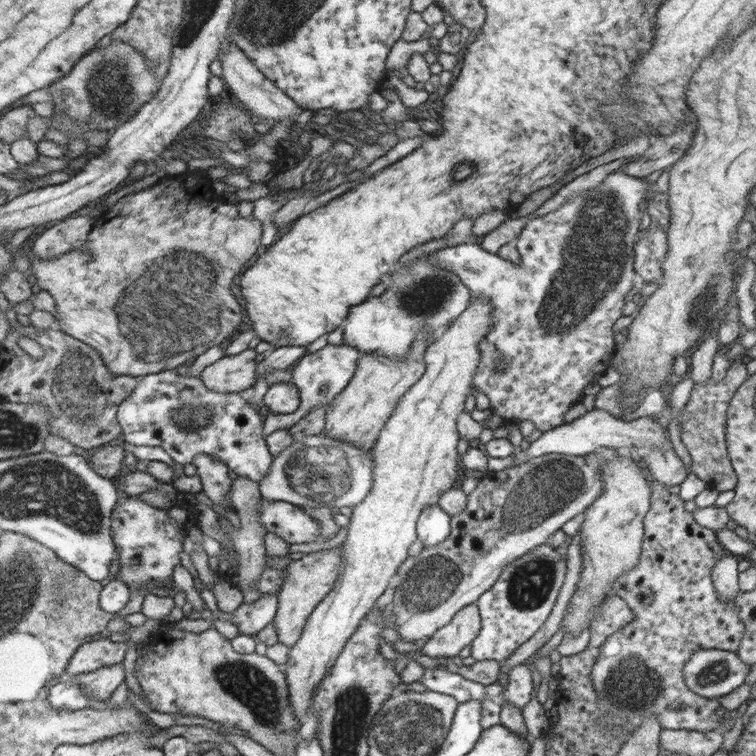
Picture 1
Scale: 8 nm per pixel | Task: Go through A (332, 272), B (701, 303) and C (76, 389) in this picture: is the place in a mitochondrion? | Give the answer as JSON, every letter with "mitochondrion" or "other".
{"A":"other","B":"mitochondrion","C":"mitochondrion"}

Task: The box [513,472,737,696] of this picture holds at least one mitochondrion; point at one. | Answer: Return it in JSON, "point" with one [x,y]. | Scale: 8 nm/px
{"point":[718,671]}

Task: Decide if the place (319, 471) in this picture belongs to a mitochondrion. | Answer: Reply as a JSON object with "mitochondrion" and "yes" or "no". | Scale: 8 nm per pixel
{"mitochondrion":"yes"}

